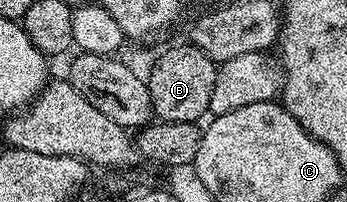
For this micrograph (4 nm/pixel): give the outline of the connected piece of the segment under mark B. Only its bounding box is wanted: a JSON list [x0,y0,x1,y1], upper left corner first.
[145,42,216,124]

